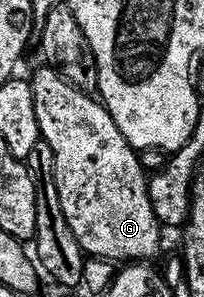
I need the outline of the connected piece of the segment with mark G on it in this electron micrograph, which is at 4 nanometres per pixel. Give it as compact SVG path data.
M49 69L36 71L34 78L32 77L32 81L30 82L30 87L34 92L34 99L36 100L36 118L40 124L40 132L42 133L41 141L46 142L48 148L52 148L52 152L54 153L56 192L60 192L60 208L64 208L64 220L68 220L68 228L72 228L72 236L76 236L80 248L87 255L99 254L102 258L126 258L122 260L150 260L146 258L156 257L158 254L158 245L162 242L162 234L160 232L162 230L160 229L156 212L153 211L152 200L149 199L149 188L147 186L148 174L142 167L139 151L133 150L128 144L128 140L124 140L120 128L116 128L112 116L97 97L91 96L85 90L78 90L71 82L63 78L57 69Z

